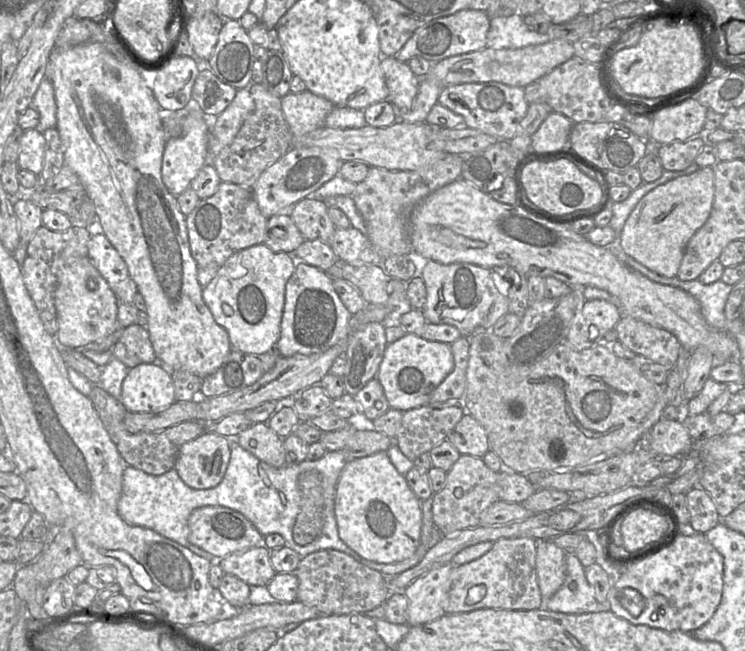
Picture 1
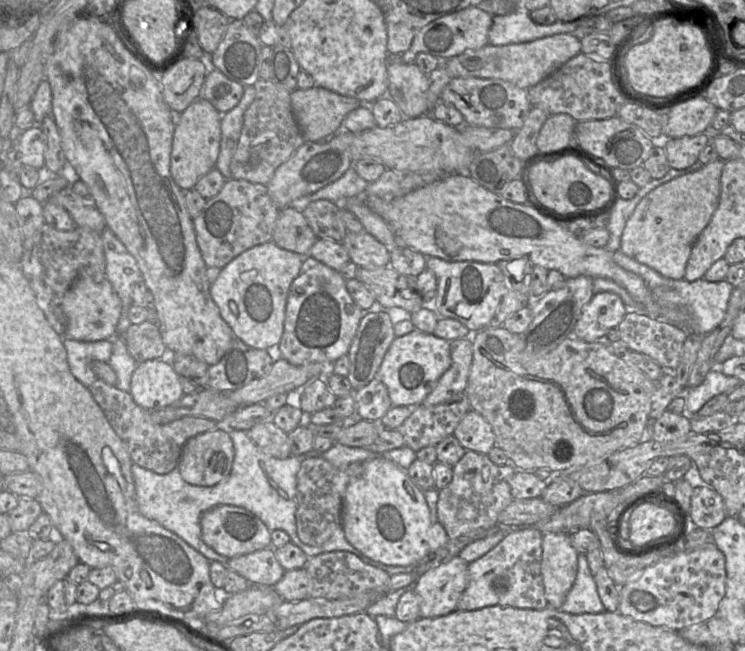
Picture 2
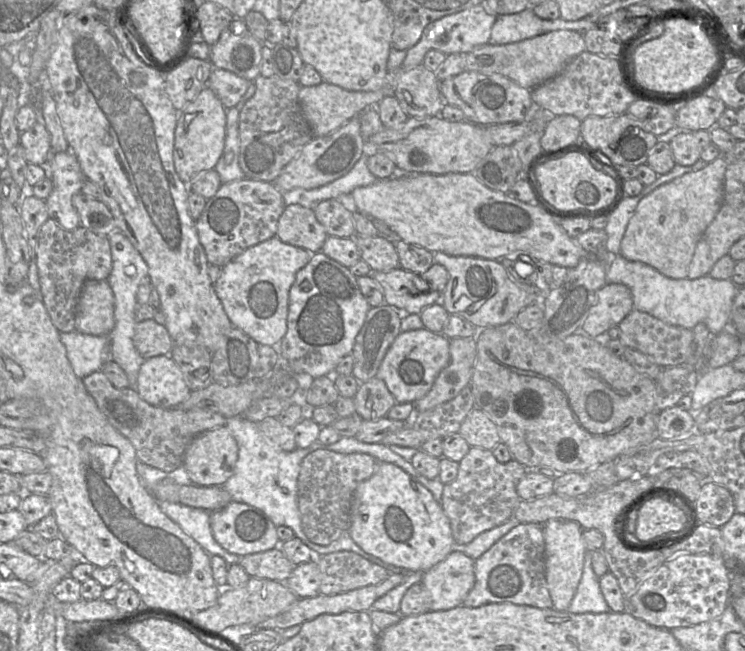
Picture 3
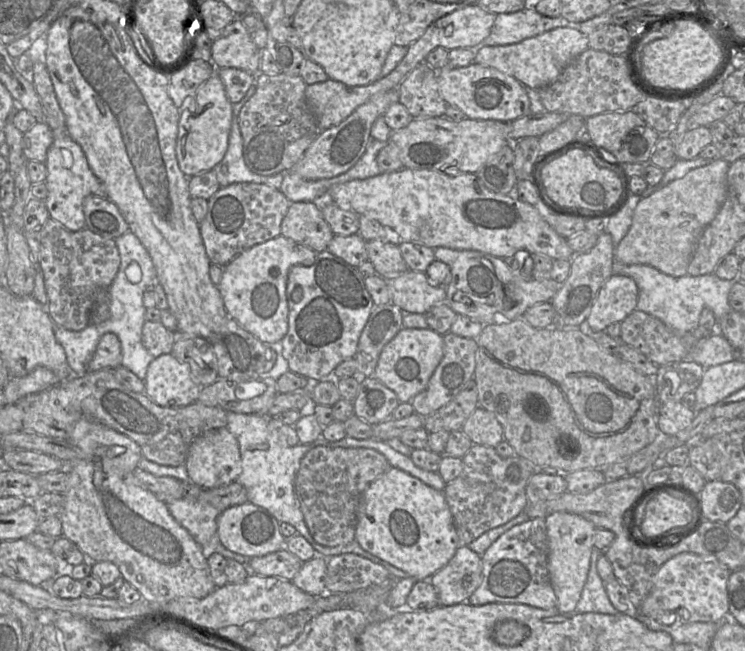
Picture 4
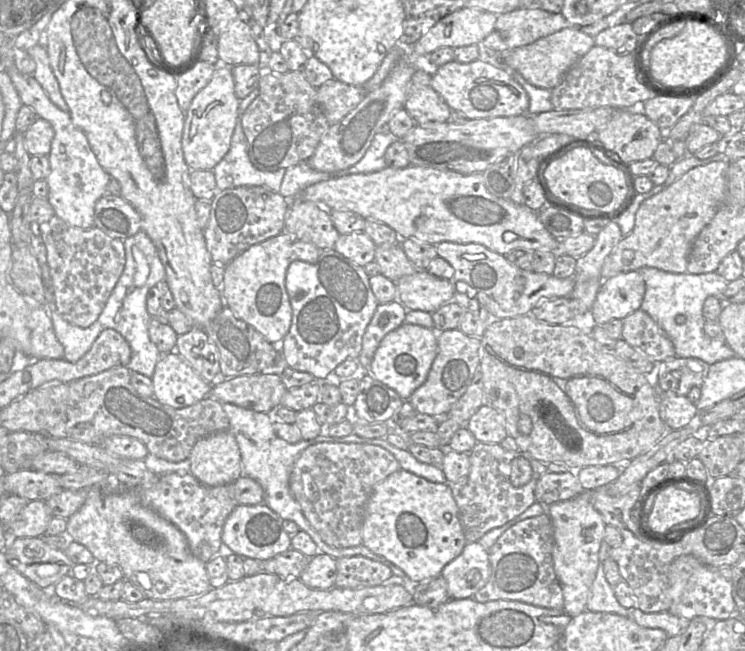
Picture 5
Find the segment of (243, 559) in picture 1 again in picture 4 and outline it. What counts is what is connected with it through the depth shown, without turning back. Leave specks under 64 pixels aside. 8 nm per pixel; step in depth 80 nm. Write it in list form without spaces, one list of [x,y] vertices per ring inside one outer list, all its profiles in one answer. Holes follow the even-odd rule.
[[[281,548],[264,556],[250,558],[247,566],[252,574],[290,581],[301,569],[303,563],[296,555]]]

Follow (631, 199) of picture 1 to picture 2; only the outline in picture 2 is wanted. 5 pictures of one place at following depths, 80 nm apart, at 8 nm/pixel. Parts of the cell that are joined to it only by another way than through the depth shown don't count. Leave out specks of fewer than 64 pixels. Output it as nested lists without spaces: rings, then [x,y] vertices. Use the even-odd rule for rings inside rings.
[[[698,160],[693,165],[685,169],[670,168],[670,170],[662,178],[651,179],[645,186],[640,187],[637,194],[633,198],[619,198],[619,200],[616,200],[610,210],[611,216],[606,227],[606,229],[609,231],[610,238],[605,248],[611,252],[620,250],[621,237],[626,222],[634,212],[637,204],[644,196],[646,196],[650,191],[659,185],[664,184],[675,177],[699,170],[703,166],[704,164]]]

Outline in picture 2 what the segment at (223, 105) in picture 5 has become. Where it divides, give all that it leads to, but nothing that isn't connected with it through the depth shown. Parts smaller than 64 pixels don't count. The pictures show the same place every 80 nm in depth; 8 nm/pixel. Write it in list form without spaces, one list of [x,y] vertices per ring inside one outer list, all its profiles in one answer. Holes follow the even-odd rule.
[[[199,97],[183,112],[175,127],[170,154],[170,172],[184,191],[193,189],[198,180],[215,167],[220,151],[222,114],[206,99]]]

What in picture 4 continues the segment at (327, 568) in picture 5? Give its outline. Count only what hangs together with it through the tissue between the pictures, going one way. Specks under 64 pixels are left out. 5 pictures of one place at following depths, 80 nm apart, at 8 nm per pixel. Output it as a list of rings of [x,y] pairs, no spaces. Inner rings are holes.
[[[316,555],[303,563],[301,569],[291,580],[302,591],[319,597],[326,594],[327,559]]]

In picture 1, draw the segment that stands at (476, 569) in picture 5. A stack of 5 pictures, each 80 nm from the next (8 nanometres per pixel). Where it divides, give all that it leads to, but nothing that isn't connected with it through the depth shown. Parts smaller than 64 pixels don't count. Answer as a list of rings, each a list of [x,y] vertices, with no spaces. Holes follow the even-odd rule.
[[[452,563],[444,564],[417,578],[403,593],[408,599],[407,624],[416,626],[446,614]]]

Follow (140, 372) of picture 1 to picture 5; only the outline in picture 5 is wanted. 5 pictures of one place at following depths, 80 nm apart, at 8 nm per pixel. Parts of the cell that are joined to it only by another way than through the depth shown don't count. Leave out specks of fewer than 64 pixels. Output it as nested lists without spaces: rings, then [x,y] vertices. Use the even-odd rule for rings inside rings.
[[[176,351],[159,358],[151,380],[154,397],[160,403],[176,409],[202,400],[209,395],[212,387]]]

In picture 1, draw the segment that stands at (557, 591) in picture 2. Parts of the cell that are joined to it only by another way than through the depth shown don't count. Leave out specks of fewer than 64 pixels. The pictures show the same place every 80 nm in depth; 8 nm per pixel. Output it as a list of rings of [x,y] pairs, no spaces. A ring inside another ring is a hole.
[[[536,540],[536,571],[543,602],[550,599],[566,578],[567,554],[553,540]]]

